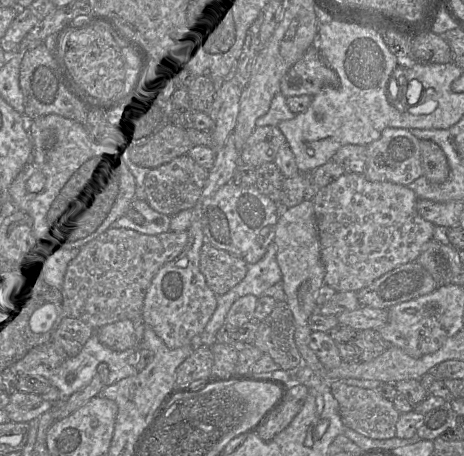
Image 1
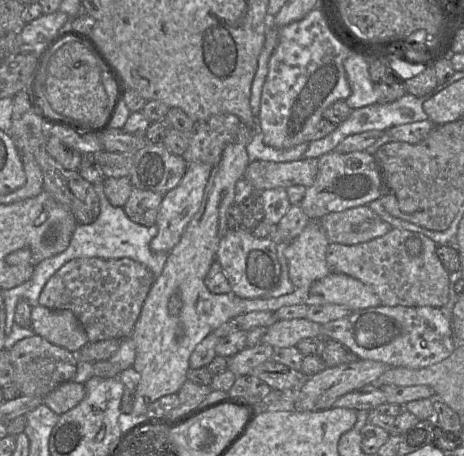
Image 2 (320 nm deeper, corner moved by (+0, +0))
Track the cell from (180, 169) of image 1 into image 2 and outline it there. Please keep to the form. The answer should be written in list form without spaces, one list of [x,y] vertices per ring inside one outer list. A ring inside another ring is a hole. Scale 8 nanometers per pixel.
[[[133,187],[131,195],[123,206],[127,217],[142,226],[156,225],[159,206],[164,195]]]

